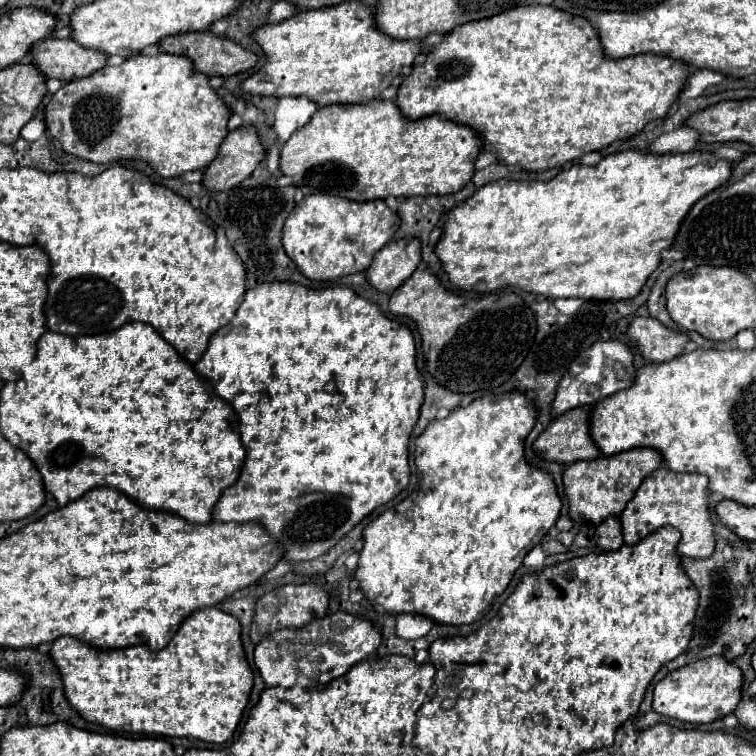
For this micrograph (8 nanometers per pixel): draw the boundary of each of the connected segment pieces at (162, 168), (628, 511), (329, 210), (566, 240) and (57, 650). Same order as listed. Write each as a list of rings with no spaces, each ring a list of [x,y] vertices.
[[[157,54],[151,58],[131,56],[121,66],[105,66],[89,78],[71,80],[51,96],[43,110],[47,132],[65,148],[67,154],[93,164],[143,160],[163,178],[203,170],[215,158],[219,144],[229,132],[229,116],[229,108],[215,90],[209,88],[207,76],[195,72],[189,58],[173,54]]]
[[[657,468],[643,480],[639,490],[627,502],[625,510],[619,516],[625,544],[633,546],[651,532],[655,532],[657,528],[673,526],[681,532],[681,548],[677,548],[679,556],[687,556],[687,558],[711,556],[715,548],[715,536],[707,510],[709,506],[707,494],[709,494],[707,478],[703,474],[675,474],[667,468]]]
[[[305,196],[285,220],[283,248],[303,276],[331,282],[367,270],[373,256],[393,240],[395,232],[397,214],[383,200],[351,202],[339,196]]]
[[[627,150],[627,152],[619,152],[619,154],[611,154],[607,158],[603,158],[599,164],[594,165],[573,165],[569,170],[563,170],[559,176],[547,180],[547,182],[537,182],[537,180],[529,180],[529,182],[515,182],[515,180],[499,180],[499,182],[489,182],[485,186],[481,186],[471,198],[467,198],[465,202],[457,204],[447,216],[445,222],[441,226],[443,234],[435,246],[435,254],[439,256],[445,274],[449,276],[451,284],[459,290],[465,292],[475,292],[477,294],[491,294],[491,292],[499,292],[505,288],[513,288],[513,290],[525,290],[531,294],[539,294],[539,296],[547,296],[551,300],[555,298],[583,298],[583,300],[625,300],[625,298],[617,298],[617,296],[637,296],[639,290],[643,288],[643,284],[647,282],[649,274],[657,268],[659,264],[659,252],[663,248],[669,248],[673,244],[673,236],[677,234],[677,224],[681,224],[681,220],[685,218],[685,212],[689,212],[689,208],[701,198],[705,196],[705,192],[711,192],[713,188],[725,184],[731,176],[731,164],[727,160],[717,160],[715,156],[711,156],[709,152],[687,152],[687,154],[651,154],[651,152],[637,152],[637,150]]]
[[[203,608],[185,618],[167,648],[157,652],[151,652],[147,646],[97,650],[73,636],[63,636],[53,642],[49,656],[61,674],[69,706],[73,706],[87,722],[99,724],[113,732],[191,736],[223,744],[233,736],[253,688],[253,672],[245,660],[239,634],[241,626],[233,616],[217,608]]]

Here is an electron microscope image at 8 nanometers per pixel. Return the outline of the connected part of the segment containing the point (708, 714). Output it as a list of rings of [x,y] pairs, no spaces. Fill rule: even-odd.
[[[709,656],[709,660],[699,660],[695,664],[679,668],[657,682],[653,690],[653,710],[679,722],[709,724],[725,718],[737,708],[741,700],[741,686],[743,674],[735,664],[727,662],[723,656]]]

